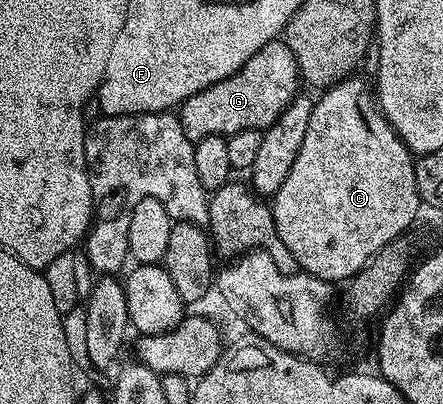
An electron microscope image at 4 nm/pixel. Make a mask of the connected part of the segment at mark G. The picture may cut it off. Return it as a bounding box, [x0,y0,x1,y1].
[178,40,302,144]

